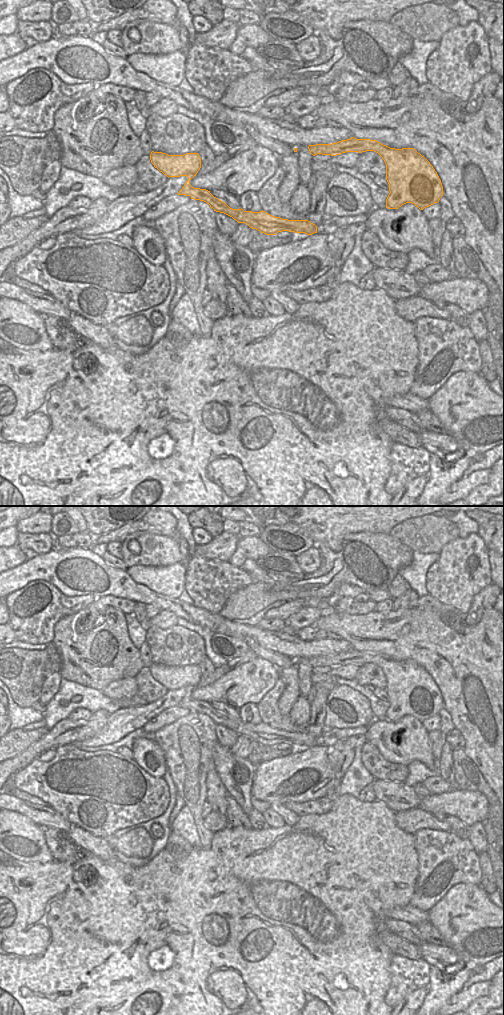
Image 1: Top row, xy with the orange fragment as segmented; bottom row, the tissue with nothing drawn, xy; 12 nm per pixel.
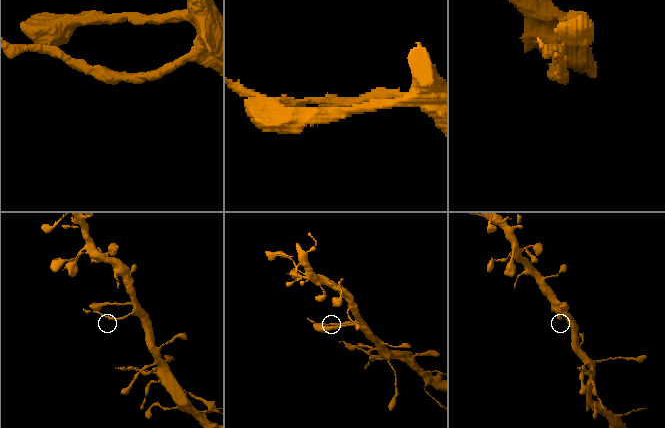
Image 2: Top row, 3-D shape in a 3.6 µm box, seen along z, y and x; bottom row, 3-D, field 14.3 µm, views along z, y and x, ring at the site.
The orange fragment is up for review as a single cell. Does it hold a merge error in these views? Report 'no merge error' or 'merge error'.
no merge error

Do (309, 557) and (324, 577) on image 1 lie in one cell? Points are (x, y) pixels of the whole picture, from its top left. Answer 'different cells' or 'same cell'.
different cells

